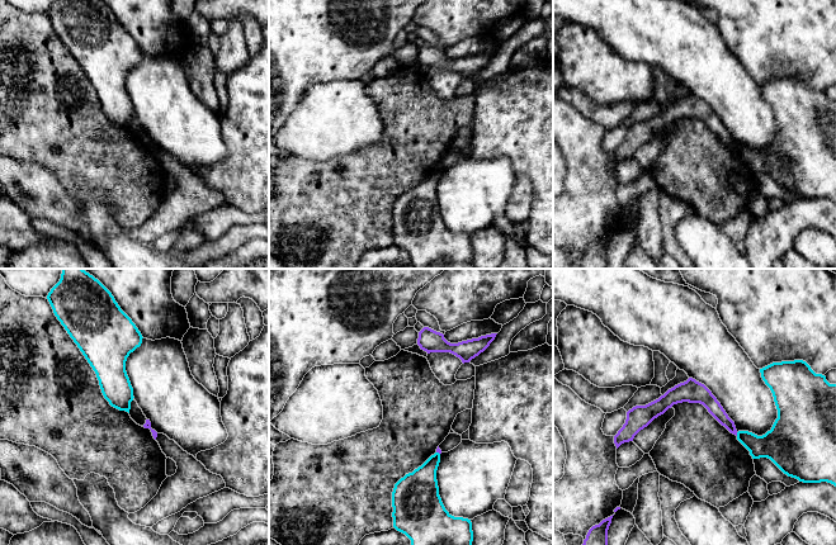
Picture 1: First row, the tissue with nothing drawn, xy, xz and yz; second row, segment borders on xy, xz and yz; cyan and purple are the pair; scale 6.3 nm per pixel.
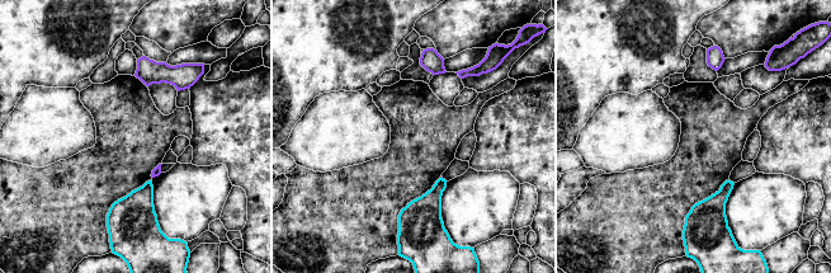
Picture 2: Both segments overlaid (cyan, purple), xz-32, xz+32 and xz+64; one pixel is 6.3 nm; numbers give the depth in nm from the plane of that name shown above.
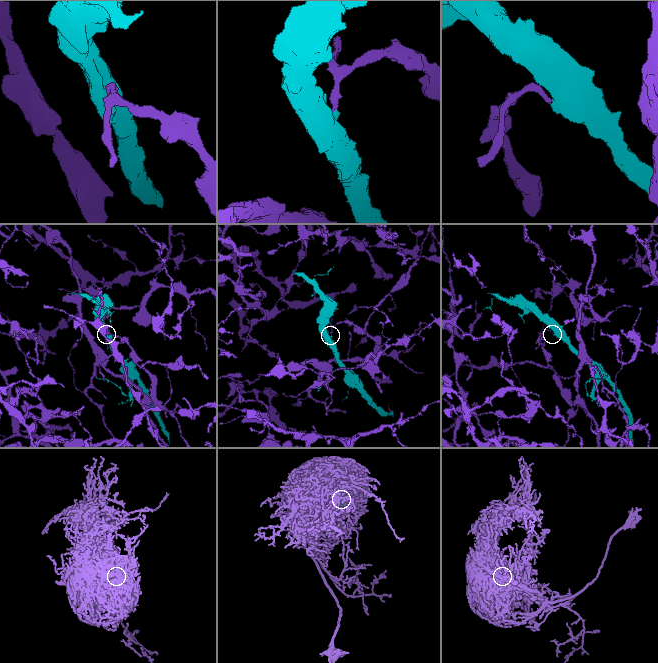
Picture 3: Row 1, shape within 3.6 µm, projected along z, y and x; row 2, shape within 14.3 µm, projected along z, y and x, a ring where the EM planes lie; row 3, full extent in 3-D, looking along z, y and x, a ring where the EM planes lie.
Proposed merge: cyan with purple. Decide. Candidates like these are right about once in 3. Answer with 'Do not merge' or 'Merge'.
Do not merge

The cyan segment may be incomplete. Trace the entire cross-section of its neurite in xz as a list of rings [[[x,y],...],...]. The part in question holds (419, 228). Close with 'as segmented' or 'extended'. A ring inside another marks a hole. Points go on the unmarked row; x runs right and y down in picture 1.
[[[435,169],[395,200],[393,243],[411,256],[414,269],[474,269],[471,236],[452,232],[439,212],[439,179]]]; as segmented

